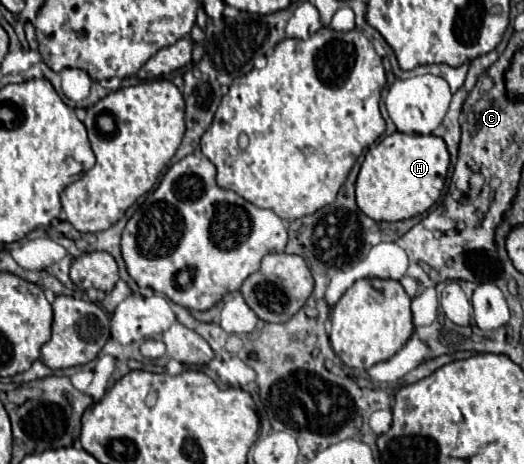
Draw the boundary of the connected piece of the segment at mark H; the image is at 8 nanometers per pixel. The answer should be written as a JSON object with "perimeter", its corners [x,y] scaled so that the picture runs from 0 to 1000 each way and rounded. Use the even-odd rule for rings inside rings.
{"perimeter":[[[754,282],[704,317],[677,399],[681,442],[700,468],[739,481],[807,463],[842,425],[853,360],[857,325],[842,295]]]}

